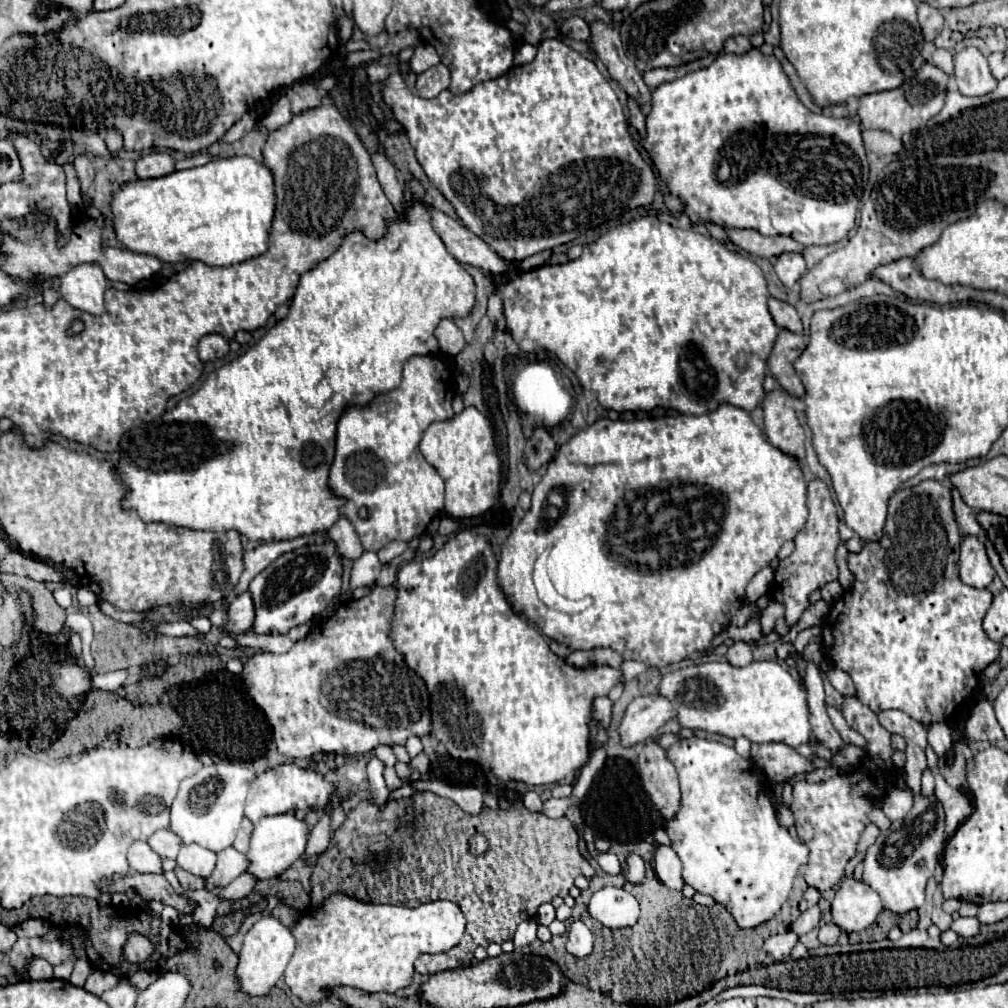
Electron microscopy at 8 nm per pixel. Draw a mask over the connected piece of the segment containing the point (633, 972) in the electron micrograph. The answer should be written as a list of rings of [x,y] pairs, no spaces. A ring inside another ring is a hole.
[[[649,842],[613,844],[609,848],[609,852],[613,852],[621,862],[625,862],[625,856],[629,852],[637,852],[647,864],[647,882],[643,886],[631,886],[625,880],[621,882],[623,884],[621,888],[629,890],[641,906],[639,922],[632,927],[611,929],[601,926],[597,920],[589,916],[589,910],[587,910],[589,898],[603,886],[619,886],[619,876],[621,876],[621,874],[615,874],[615,876],[607,874],[597,864],[597,852],[595,852],[591,858],[595,876],[589,880],[589,888],[581,890],[581,896],[577,898],[577,904],[573,906],[573,916],[566,921],[573,922],[581,918],[591,928],[595,936],[593,952],[585,958],[575,958],[567,954],[563,942],[555,942],[555,938],[551,938],[548,942],[541,942],[538,939],[532,942],[530,944],[532,954],[555,960],[561,966],[563,974],[573,982],[581,982],[581,984],[587,984],[589,988],[603,990],[613,1000],[623,1000],[627,1004],[643,1004],[643,1006],[665,1006],[665,1004],[685,1000],[689,996],[695,996],[711,988],[717,980],[725,978],[729,974],[729,962],[723,960],[723,950],[719,942],[721,938],[725,938],[725,934],[735,934],[735,944],[733,944],[733,936],[729,942],[729,950],[735,950],[735,946],[739,944],[739,926],[733,922],[733,916],[721,904],[713,904],[711,908],[699,906],[693,900],[685,898],[679,890],[667,888],[655,876],[651,868],[653,850],[655,846]],[[679,926],[681,926],[679,938],[683,938],[683,932],[685,932],[695,946],[691,952],[683,944],[679,942],[675,944],[675,930]],[[701,934],[705,934],[705,938],[701,938]]]

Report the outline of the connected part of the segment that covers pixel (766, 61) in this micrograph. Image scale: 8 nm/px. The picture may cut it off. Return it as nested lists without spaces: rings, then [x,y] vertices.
[[[753,48],[751,52],[747,52],[747,54],[743,54],[743,56],[737,56],[737,54],[721,54],[709,68],[697,70],[697,72],[689,72],[689,74],[677,78],[675,82],[661,84],[661,86],[653,92],[653,110],[651,110],[649,116],[647,116],[647,138],[645,138],[643,146],[645,146],[645,150],[649,152],[653,164],[657,166],[661,178],[667,182],[671,194],[677,194],[677,196],[685,202],[685,214],[691,218],[691,222],[715,222],[715,224],[719,224],[719,226],[723,226],[723,228],[753,228],[753,230],[757,230],[757,232],[763,234],[763,236],[791,236],[791,238],[795,238],[797,242],[801,242],[801,244],[805,244],[805,246],[809,246],[809,244],[821,244],[821,246],[825,246],[825,244],[835,244],[835,242],[847,238],[847,234],[849,234],[849,232],[853,230],[853,226],[855,226],[857,204],[859,204],[861,188],[863,188],[863,182],[865,182],[863,176],[867,176],[867,158],[865,158],[865,148],[863,148],[863,140],[861,140],[861,126],[859,126],[853,118],[833,118],[833,116],[825,116],[825,114],[815,114],[815,112],[811,112],[811,110],[809,110],[807,106],[803,106],[803,102],[797,98],[795,88],[791,86],[789,76],[783,72],[779,60],[777,60],[775,56],[765,56],[765,54],[761,54],[757,48]]]

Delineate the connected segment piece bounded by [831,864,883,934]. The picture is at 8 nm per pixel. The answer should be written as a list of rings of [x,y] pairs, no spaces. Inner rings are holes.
[[[847,864],[847,878],[839,886],[833,904],[833,922],[847,934],[869,928],[883,910],[879,894],[853,878],[853,864]]]

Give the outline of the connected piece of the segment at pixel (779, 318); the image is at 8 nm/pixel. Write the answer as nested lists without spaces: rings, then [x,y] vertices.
[[[771,298],[771,300],[769,300],[769,312],[771,312],[771,316],[773,316],[773,320],[775,320],[775,324],[777,324],[779,328],[785,328],[785,330],[797,332],[797,334],[803,332],[801,318],[799,318],[797,310],[795,310],[791,304]]]

